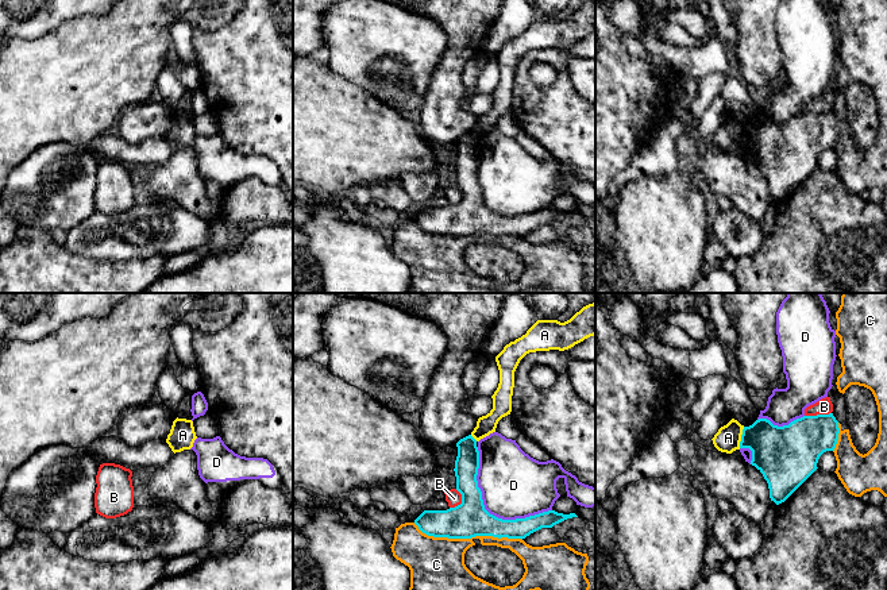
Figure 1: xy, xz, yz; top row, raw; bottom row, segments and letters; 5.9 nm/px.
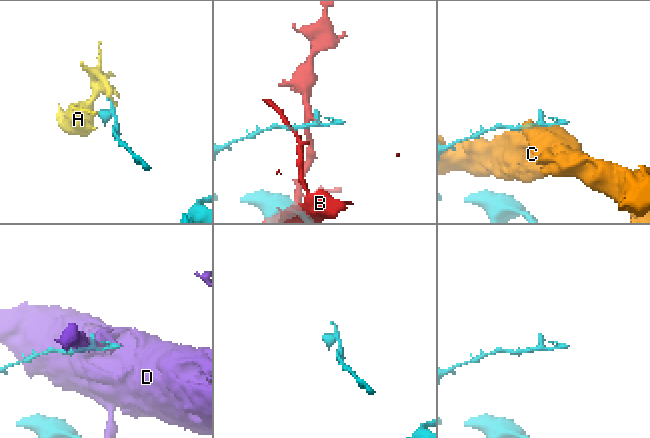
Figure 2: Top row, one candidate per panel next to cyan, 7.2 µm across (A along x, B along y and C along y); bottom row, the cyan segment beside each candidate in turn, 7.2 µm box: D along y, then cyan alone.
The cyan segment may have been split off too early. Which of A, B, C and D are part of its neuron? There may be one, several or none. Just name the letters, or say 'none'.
none

